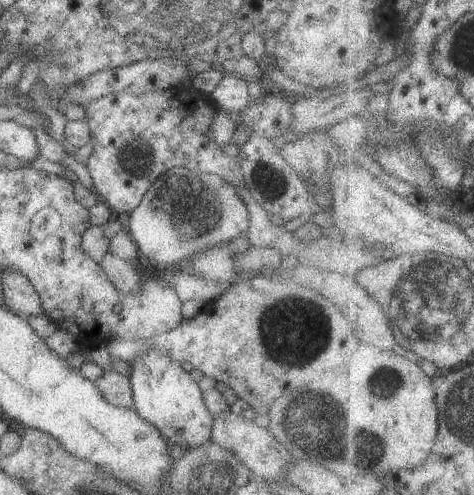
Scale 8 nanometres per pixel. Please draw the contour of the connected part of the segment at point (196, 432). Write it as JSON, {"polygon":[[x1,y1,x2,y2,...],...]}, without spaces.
{"polygon":[[145,349,139,356,127,362,129,384,132,392,133,410,149,424,152,424,169,443,178,444,185,448,194,449,203,446,210,440,212,416,204,405,202,392,188,372,183,371,180,362,169,358,157,349]]}

